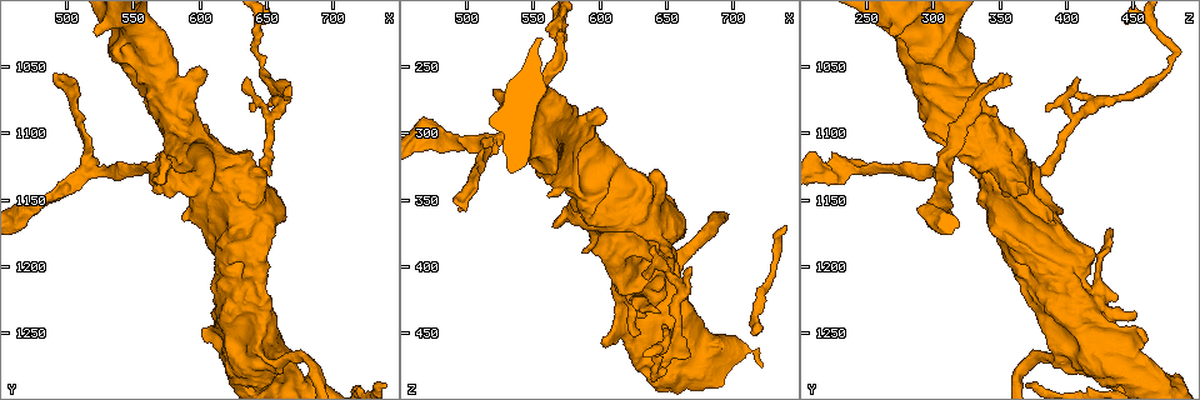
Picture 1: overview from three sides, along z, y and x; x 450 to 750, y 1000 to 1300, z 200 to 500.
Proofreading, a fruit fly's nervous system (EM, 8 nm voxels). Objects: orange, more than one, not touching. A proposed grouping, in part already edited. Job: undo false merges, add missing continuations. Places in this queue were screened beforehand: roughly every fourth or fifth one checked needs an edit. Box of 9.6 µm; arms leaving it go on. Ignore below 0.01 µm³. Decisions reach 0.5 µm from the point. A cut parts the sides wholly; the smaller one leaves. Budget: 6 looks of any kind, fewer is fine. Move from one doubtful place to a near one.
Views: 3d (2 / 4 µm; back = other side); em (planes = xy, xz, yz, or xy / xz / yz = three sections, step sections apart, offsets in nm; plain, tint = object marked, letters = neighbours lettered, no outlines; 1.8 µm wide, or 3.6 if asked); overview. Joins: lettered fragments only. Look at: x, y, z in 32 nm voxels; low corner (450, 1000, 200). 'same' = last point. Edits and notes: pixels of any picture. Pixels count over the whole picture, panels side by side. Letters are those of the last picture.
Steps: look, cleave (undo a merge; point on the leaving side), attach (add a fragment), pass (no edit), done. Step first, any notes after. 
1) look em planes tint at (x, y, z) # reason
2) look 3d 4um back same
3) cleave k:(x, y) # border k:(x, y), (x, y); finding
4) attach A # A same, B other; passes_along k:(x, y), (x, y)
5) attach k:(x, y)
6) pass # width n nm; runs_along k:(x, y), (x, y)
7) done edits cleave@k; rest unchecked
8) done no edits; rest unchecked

look 3d 2um at (492, 1054, 352) # free end

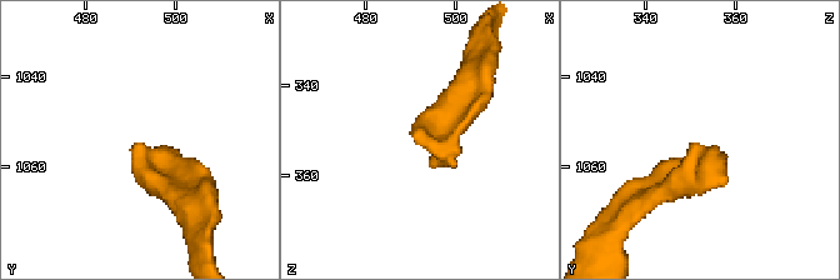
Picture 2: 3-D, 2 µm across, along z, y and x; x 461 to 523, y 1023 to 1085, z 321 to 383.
look em xz step 8 letters at (492, 1055, 352)

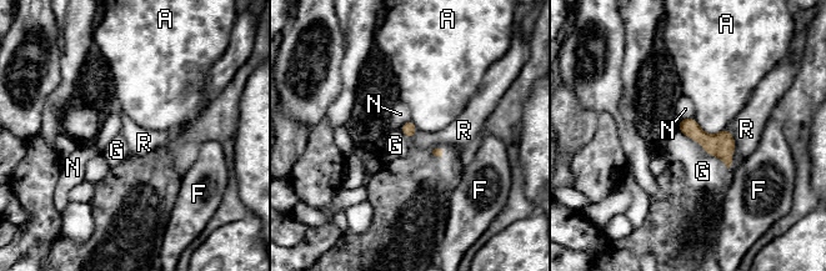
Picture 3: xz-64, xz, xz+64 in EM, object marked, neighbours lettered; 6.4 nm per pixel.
look em planes letters same # another direction

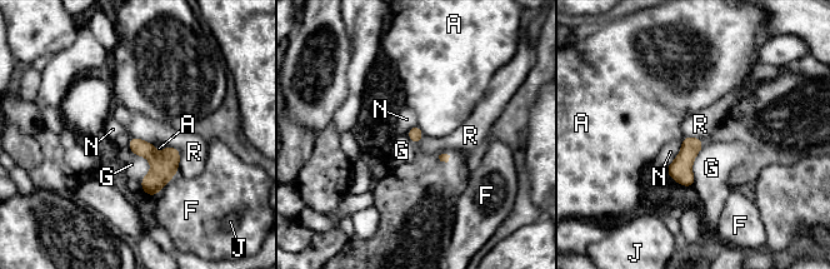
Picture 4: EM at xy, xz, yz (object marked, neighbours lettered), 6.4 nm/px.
pass # A other, F other, G other, J other, N other, R other; none of them fits

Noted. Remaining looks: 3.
look em planes letters at (598, 1052, 282) # branch stops here

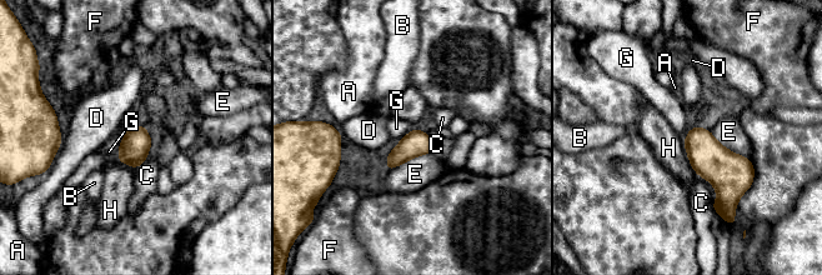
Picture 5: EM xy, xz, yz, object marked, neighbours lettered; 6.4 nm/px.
pass # A other, B other, C other, D other, E other, F other, G other, H other; border 5:(128, 130), (120, 143), (116, 158); none of them fits

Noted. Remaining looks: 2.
look 3d 4um at (568, 1116, 224)

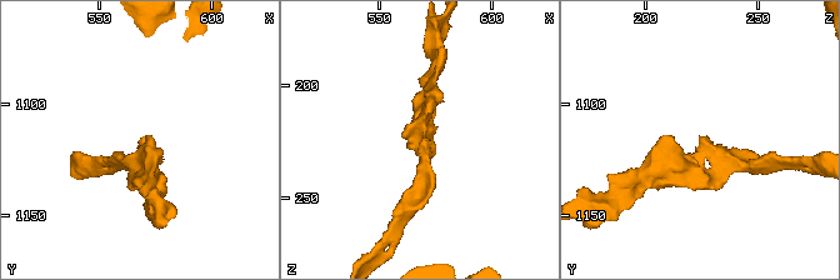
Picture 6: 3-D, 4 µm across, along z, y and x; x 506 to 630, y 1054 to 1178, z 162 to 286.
look em xy step 8 letters at (569, 1115, 223) # arm_widths 180, 200 nm

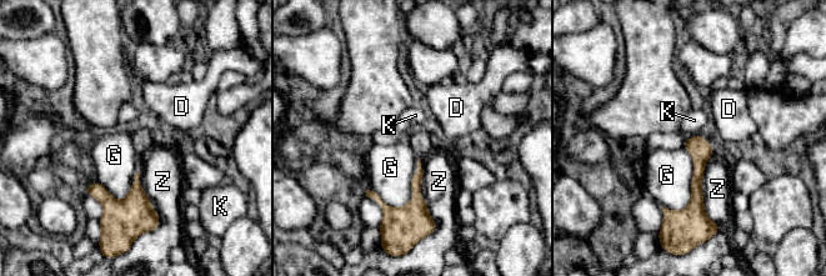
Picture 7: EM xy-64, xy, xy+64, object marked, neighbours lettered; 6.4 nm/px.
pass # D other, G other, K other, Z other; no lettered fragment goes on from it

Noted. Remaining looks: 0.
done no edits; rest unchecked

